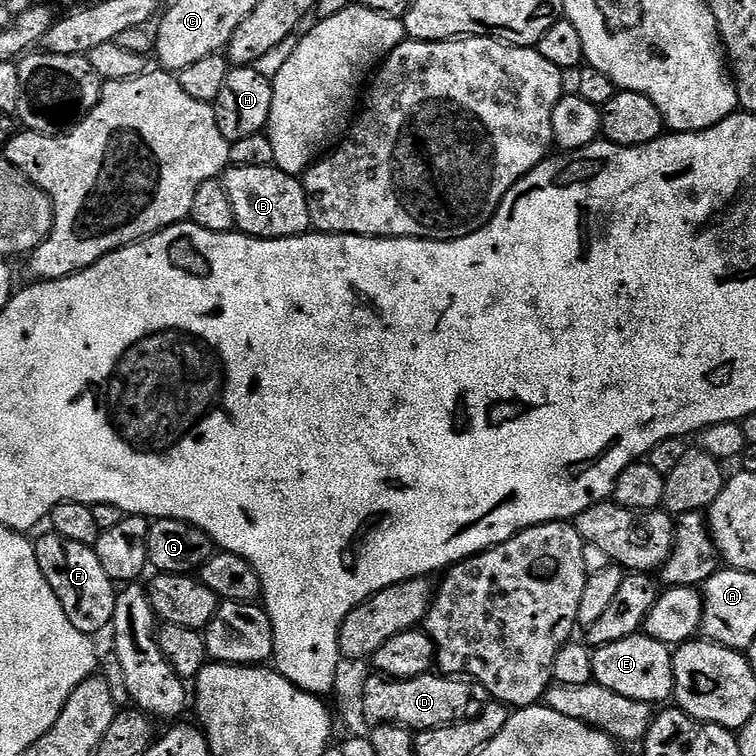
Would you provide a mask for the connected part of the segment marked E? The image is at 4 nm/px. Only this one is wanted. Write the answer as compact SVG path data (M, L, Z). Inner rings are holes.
M643 634L622 638L622 642L610 642L593 651L592 679L606 686L606 690L622 694L622 698L634 698L634 702L646 702L653 706L663 705L673 699L676 686L672 673L672 652L669 645Z

